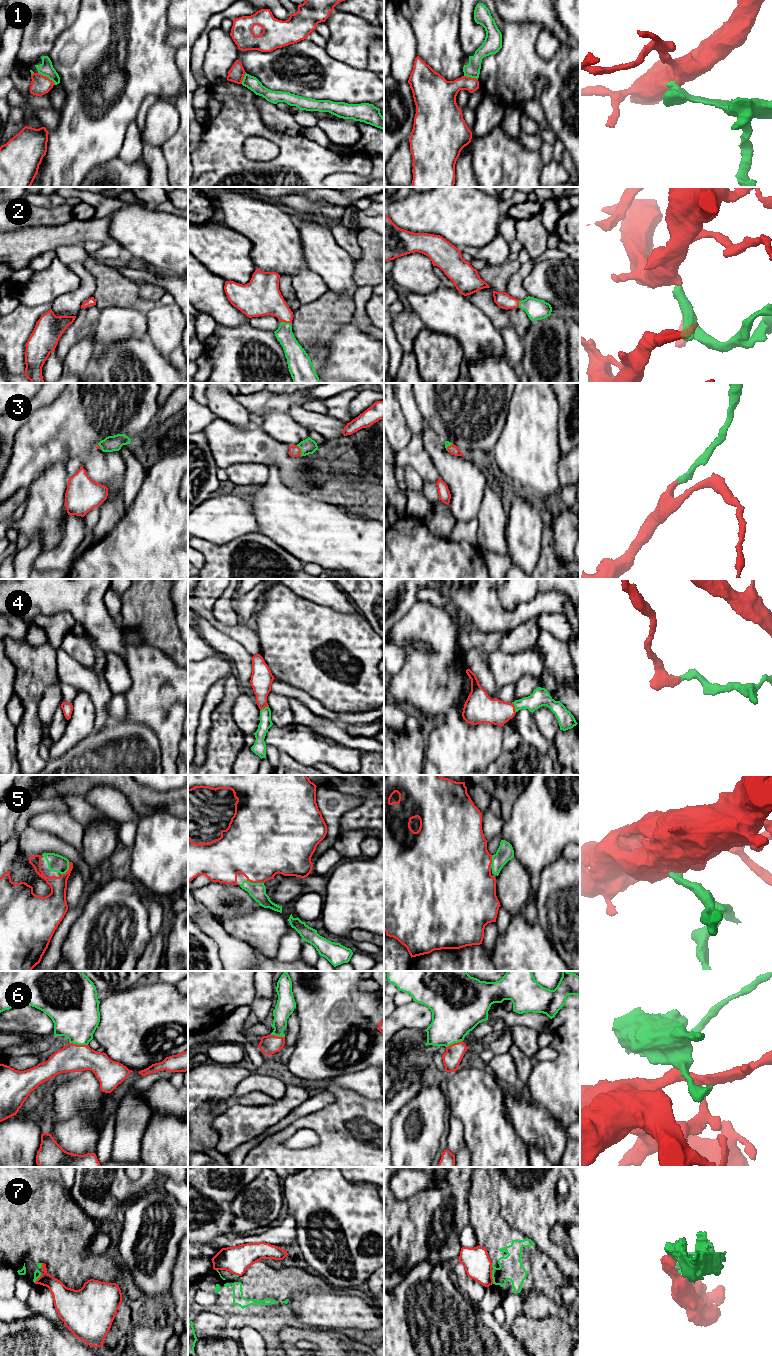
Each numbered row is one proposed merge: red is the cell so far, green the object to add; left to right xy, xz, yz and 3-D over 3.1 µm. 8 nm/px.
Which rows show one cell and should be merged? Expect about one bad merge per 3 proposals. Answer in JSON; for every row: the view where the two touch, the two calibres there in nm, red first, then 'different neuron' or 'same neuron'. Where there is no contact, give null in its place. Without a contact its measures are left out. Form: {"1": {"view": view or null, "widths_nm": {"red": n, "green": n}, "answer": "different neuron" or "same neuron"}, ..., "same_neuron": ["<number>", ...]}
{"1": {"view": "xy", "widths_nm": {"red": 160, "green": 110}, "answer": "different neuron"}, "2": {"view": "xz", "widths_nm": {"red": 260, "green": 150}, "answer": "same neuron"}, "3": {"view": "xz", "widths_nm": {"red": 100, "green": 130}, "answer": "same neuron"}, "4": {"view": "yz", "widths_nm": {"red": 220, "green": 150}, "answer": "same neuron"}, "5": {"view": "xz", "widths_nm": {"red": 460, "green": 140}, "answer": "same neuron"}, "6": {"view": "xy", "widths_nm": {"red": 220, "green": 380}, "answer": "same neuron"}, "7": {"view": "yz", "widths_nm": {"red": 220, "green": 190}, "answer": "different neuron"}, "same_neuron": ["2", "3", "4", "5", "6"]}

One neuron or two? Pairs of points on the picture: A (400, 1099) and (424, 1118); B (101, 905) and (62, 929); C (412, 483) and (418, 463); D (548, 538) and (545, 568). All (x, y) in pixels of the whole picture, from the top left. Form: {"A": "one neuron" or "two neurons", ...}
{"A": "two neurons", "B": "two neurons", "C": "two neurons", "D": "one neuron"}

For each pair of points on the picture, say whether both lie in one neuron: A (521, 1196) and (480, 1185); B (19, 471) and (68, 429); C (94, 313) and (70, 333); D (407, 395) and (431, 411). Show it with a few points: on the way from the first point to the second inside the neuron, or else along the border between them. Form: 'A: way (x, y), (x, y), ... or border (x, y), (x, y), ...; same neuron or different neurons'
A: border (489, 1177), (491, 1187), (498, 1199), (499, 1211); different neurons
B: way (31, 459), (56, 435); same neuron
C: way (88, 318), (76, 330); same neuron
D: border (412, 393), (414, 402), (425, 419); different neurons

